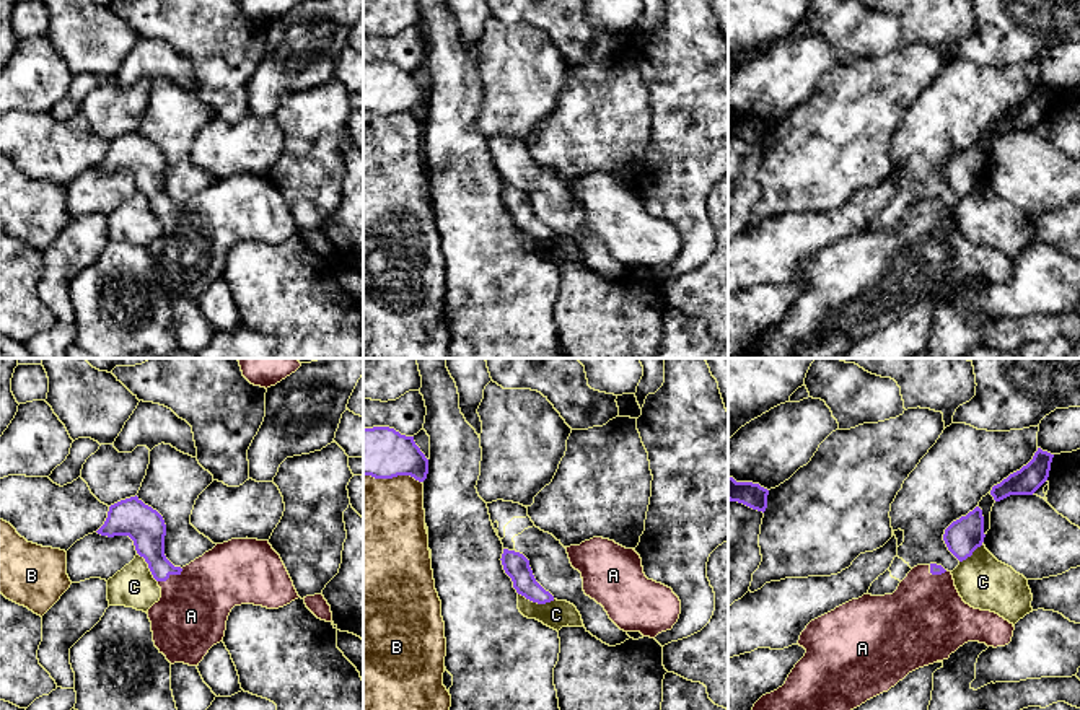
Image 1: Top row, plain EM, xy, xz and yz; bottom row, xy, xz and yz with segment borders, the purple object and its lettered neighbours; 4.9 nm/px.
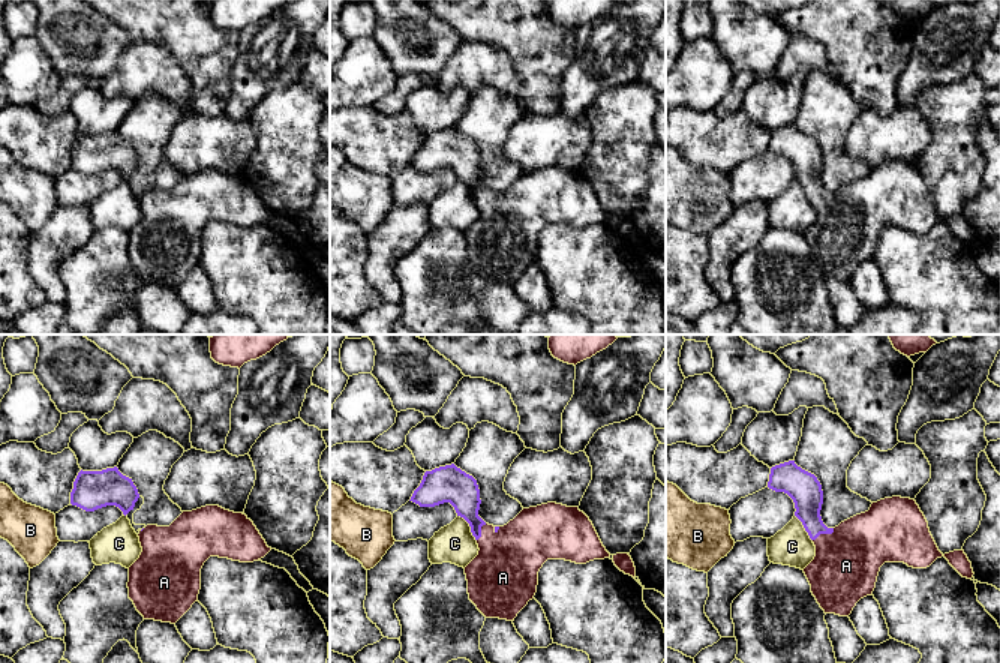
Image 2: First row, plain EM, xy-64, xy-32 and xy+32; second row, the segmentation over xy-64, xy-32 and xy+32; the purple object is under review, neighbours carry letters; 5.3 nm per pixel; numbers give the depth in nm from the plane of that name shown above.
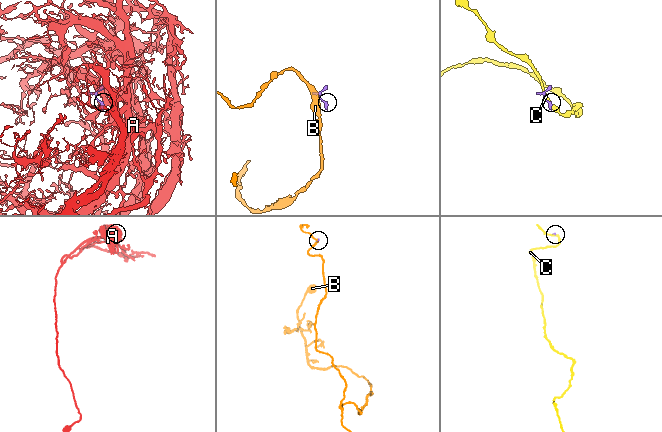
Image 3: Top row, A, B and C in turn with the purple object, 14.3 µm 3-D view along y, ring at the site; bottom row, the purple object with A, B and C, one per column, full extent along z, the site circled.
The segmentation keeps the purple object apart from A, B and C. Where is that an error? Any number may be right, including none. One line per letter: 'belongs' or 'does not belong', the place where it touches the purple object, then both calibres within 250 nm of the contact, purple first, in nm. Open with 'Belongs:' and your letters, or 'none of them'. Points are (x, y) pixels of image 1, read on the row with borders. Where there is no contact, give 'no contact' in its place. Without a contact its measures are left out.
Belongs: A
A: belongs; meets purple in xy at (170, 574); 180 nm thick on the purple side, 360 nm on the other
B: does not belong; meets purple in xz at (393, 476); 260 nm thick on the purple side, 440 nm on the other
C: does not belong; meets purple in xz at (536, 601); 120 nm thick on the purple side, 140 nm on the other

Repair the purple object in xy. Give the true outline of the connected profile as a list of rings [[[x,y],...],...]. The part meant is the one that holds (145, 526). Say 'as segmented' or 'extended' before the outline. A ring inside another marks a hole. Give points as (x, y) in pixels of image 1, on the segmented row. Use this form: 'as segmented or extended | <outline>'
extended | [[[137,495],[109,506],[101,536],[129,536],[161,588],[161,598],[148,609],[155,646],[174,663],[199,666],[209,650],[225,637],[226,620],[235,606],[254,604],[279,609],[298,599],[293,581],[269,541],[231,539],[186,567],[174,567],[165,555],[166,524],[163,516]]]

